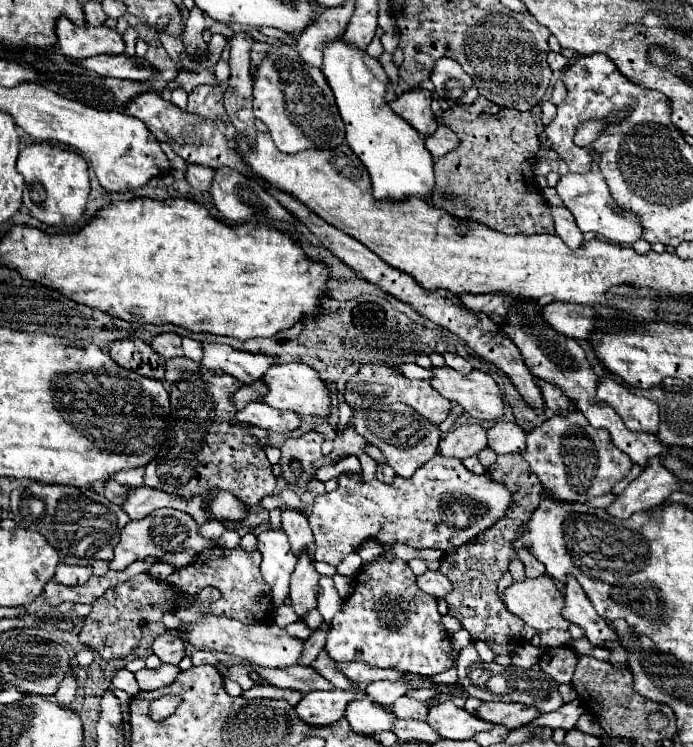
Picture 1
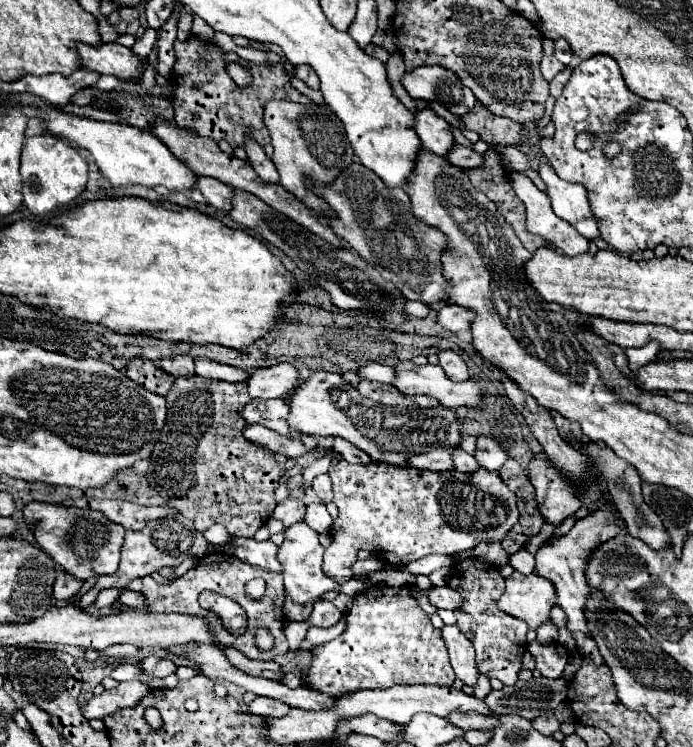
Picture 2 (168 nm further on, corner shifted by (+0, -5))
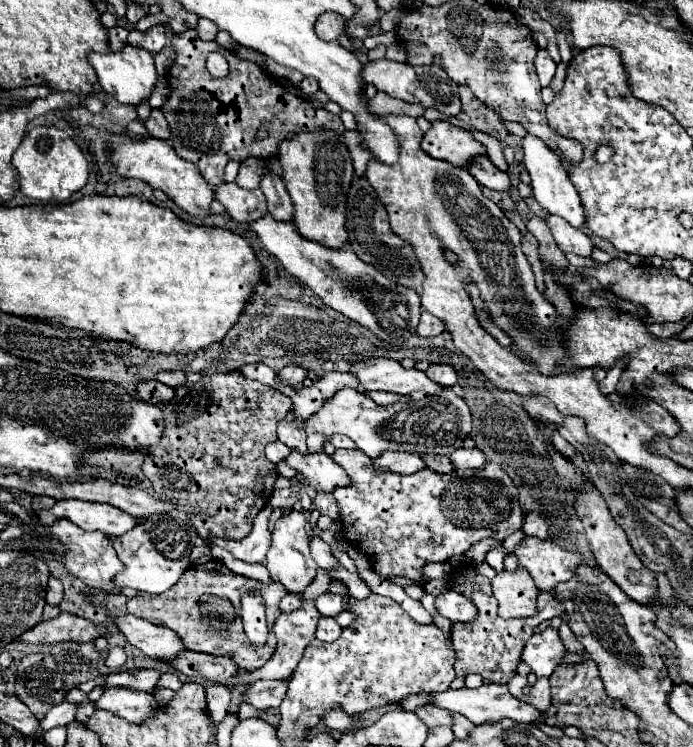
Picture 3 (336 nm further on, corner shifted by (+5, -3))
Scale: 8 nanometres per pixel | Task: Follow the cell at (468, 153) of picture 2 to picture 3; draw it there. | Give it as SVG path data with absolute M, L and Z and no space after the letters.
M477 156L477 160L473 160L473 164L469 164L469 170L471 176L491 188L491 190L507 190L509 188L509 174L507 172L501 172L487 156Z

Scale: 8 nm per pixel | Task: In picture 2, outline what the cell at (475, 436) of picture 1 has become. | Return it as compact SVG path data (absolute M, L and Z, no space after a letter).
M436 448L436 450L426 452L426 454L408 456L408 458L406 458L406 466L408 466L408 468L416 468L416 470L446 472L446 470L452 470L452 462L450 462L450 454L452 454L452 452L454 452L454 450Z

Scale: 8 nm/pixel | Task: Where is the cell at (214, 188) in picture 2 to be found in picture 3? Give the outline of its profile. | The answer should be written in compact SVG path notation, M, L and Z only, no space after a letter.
M225 182L215 188L215 200L225 206L229 216L237 222L253 222L267 212L265 196L257 190L245 190L235 182Z

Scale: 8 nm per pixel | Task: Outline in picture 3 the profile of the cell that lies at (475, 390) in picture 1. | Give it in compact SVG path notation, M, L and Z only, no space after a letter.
M369 358L365 362L359 362L351 368L351 372L357 374L361 388L365 390L385 390L395 394L411 394L415 390L423 390L425 394L443 392L447 388L441 388L441 384L435 384L425 376L425 372L417 368L403 368L397 360L391 358Z

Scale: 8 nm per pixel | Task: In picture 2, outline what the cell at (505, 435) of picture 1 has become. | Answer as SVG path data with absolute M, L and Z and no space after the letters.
M478 436L474 458L476 458L480 468L500 470L502 464L508 460L508 454L500 448L500 444L496 440L490 440L486 436Z

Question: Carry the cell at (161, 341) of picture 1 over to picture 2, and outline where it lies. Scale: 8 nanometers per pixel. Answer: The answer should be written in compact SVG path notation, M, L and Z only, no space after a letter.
M174 356L174 358L162 358L156 362L156 366L170 376L194 376L194 360L190 356Z

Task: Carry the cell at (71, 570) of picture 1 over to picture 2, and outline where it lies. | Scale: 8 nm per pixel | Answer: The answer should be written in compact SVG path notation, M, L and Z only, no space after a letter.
M60 572L56 582L54 582L54 598L56 600L70 600L72 596L76 596L82 588L82 582L78 578L74 578L72 574Z

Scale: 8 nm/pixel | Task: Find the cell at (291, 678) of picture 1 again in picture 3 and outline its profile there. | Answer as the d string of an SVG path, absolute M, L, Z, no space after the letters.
M183 652L171 662L185 676L199 676L211 682L227 682L231 680L239 668L229 656L213 656L205 652Z

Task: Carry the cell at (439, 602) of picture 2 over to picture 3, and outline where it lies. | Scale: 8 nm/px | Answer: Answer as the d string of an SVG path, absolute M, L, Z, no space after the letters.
M447 590L445 594L439 594L435 598L435 608L441 616L449 618L451 622L469 622L475 618L477 610L473 602L453 590Z

